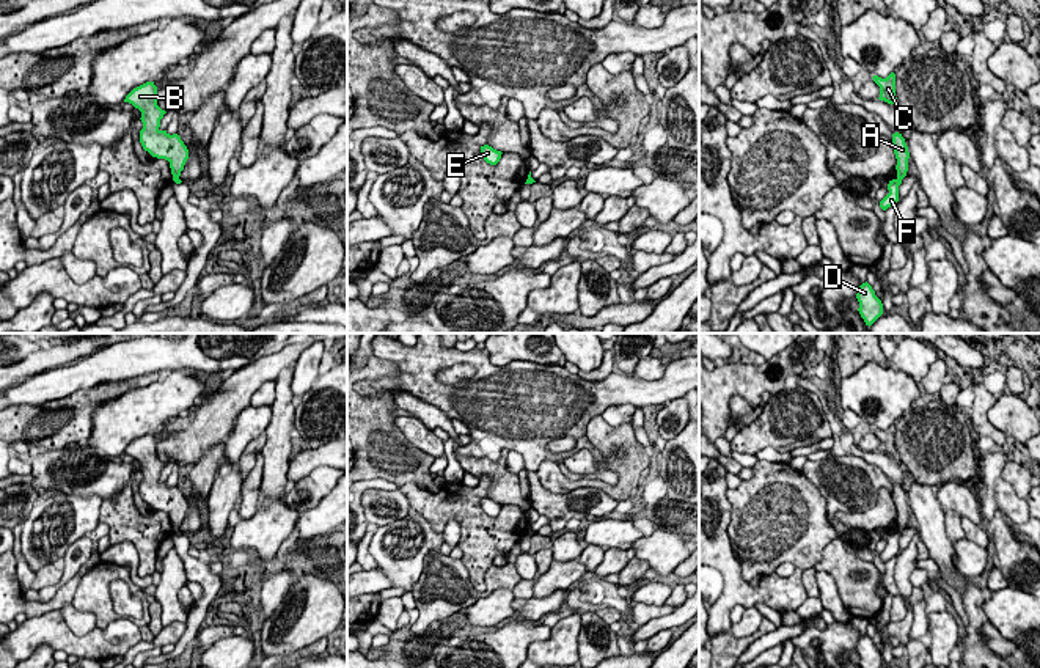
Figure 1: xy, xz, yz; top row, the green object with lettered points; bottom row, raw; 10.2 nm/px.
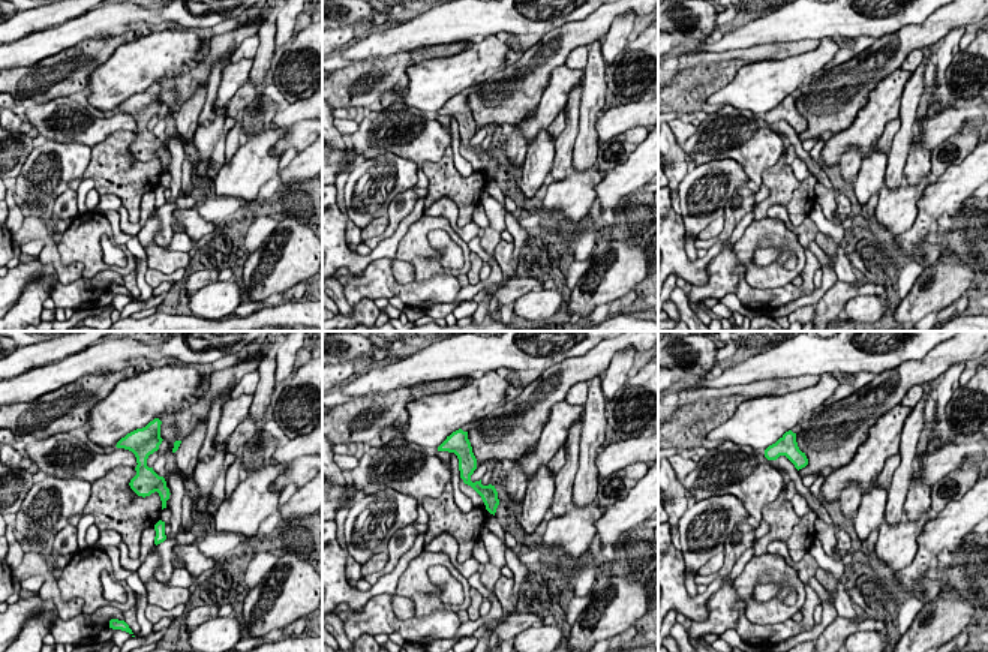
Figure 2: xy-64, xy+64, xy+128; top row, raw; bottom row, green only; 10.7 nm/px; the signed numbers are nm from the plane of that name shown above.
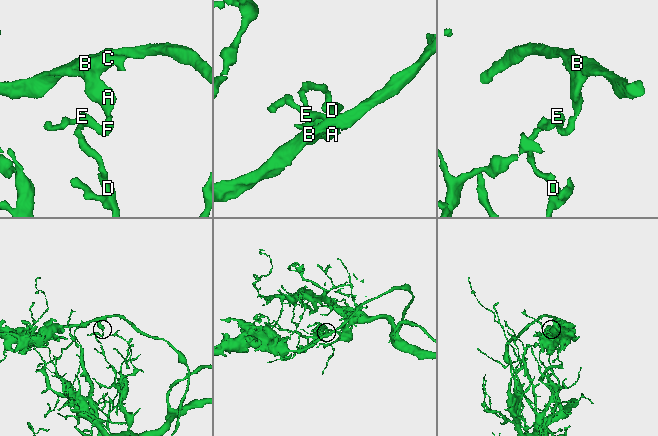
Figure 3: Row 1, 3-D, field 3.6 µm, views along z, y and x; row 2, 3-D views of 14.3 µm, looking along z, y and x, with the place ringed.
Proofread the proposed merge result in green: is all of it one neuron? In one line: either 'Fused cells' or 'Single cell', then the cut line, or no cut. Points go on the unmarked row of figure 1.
Fused cells. Split along yz (897, 528), (900, 532)

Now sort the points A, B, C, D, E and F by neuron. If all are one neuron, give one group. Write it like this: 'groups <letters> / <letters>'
groups A B C / D E F

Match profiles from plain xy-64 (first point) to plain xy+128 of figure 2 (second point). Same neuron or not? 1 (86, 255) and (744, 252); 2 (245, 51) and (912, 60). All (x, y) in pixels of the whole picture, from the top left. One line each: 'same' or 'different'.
1: same
2: same

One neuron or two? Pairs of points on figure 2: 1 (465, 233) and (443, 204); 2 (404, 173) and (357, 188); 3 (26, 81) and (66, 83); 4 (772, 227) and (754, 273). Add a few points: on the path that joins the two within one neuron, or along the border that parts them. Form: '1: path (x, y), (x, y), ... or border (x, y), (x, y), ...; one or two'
1: path (458, 228), (450, 212); one
2: path (392, 182), (378, 182), (369, 188); one
3: path (36, 81), (56, 81); one
4: path (793, 248), (799, 266), (790, 275), (775, 275); one

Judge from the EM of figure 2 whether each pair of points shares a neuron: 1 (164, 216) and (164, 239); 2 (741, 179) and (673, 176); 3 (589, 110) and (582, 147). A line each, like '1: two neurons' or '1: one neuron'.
1: one neuron
2: two neurons
3: one neuron

